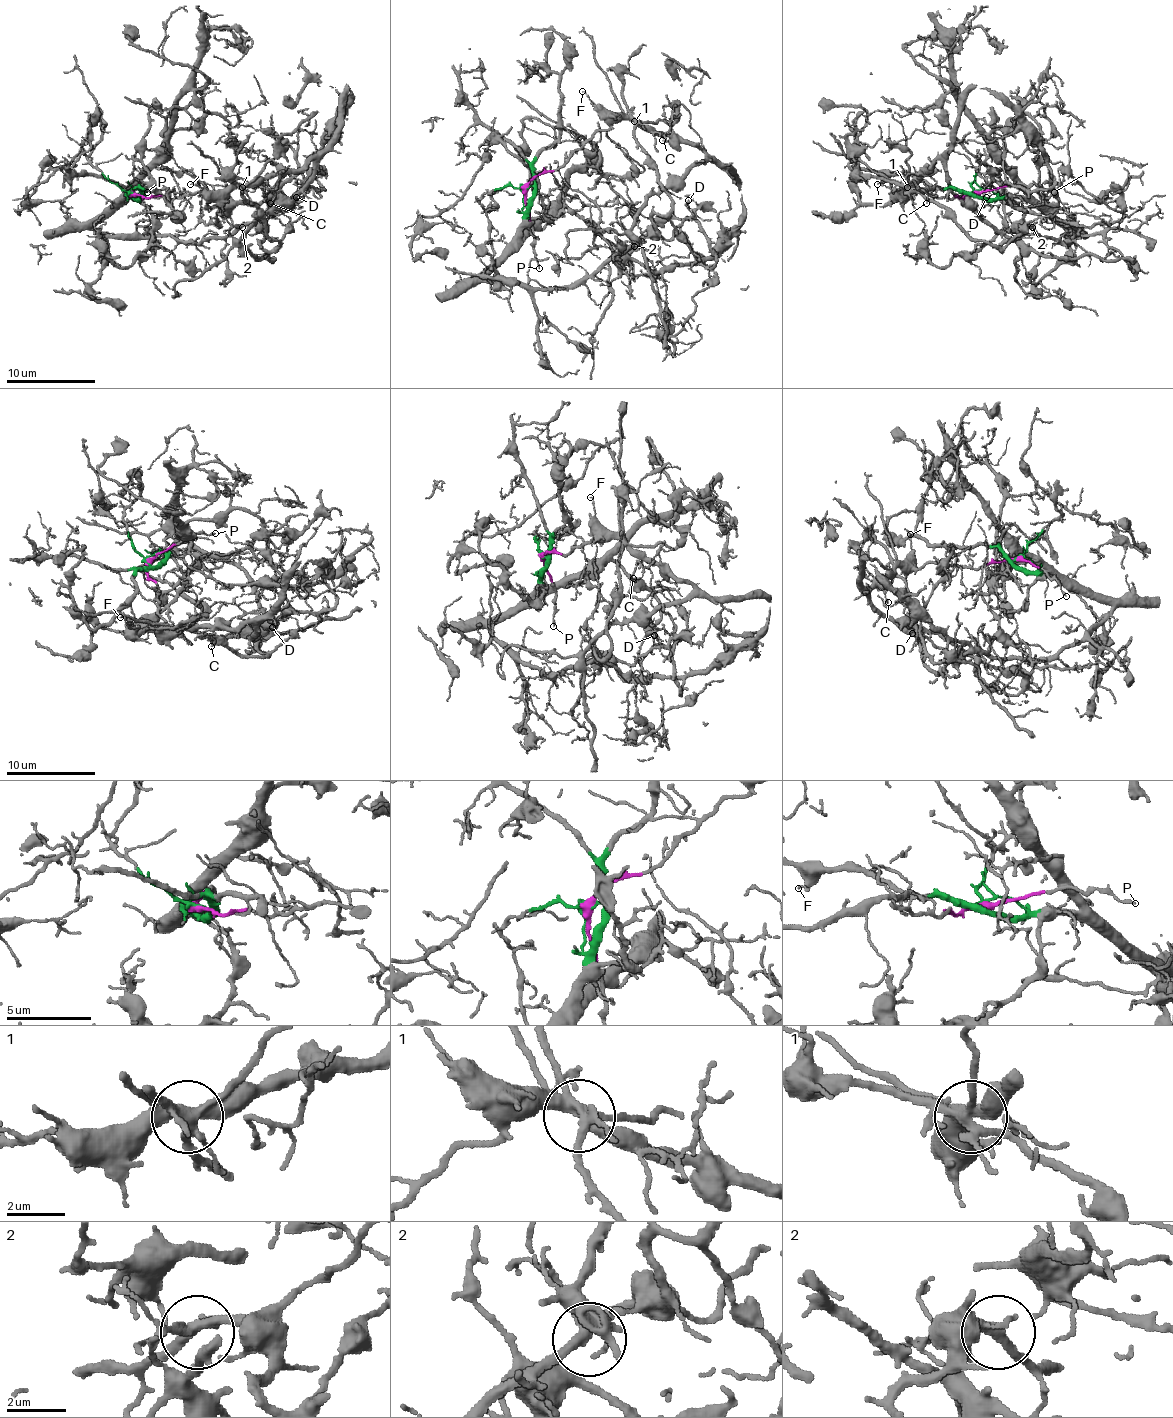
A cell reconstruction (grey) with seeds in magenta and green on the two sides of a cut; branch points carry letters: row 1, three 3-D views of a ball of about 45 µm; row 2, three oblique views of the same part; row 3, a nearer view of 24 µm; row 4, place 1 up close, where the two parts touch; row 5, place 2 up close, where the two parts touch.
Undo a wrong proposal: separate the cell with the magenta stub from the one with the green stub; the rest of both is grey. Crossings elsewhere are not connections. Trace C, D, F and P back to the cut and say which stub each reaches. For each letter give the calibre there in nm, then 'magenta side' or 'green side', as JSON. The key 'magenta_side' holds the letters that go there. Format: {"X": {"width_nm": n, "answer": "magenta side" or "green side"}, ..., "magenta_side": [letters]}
{"C": {"width_nm": 110, "answer": "magenta side"}, "D": {"width_nm": 120, "answer": "green side"}, "F": {"width_nm": 110, "answer": "magenta side"}, "P": {"width_nm": 140, "answer": "magenta side"}, "magenta_side": ["C", "F", "P"]}

